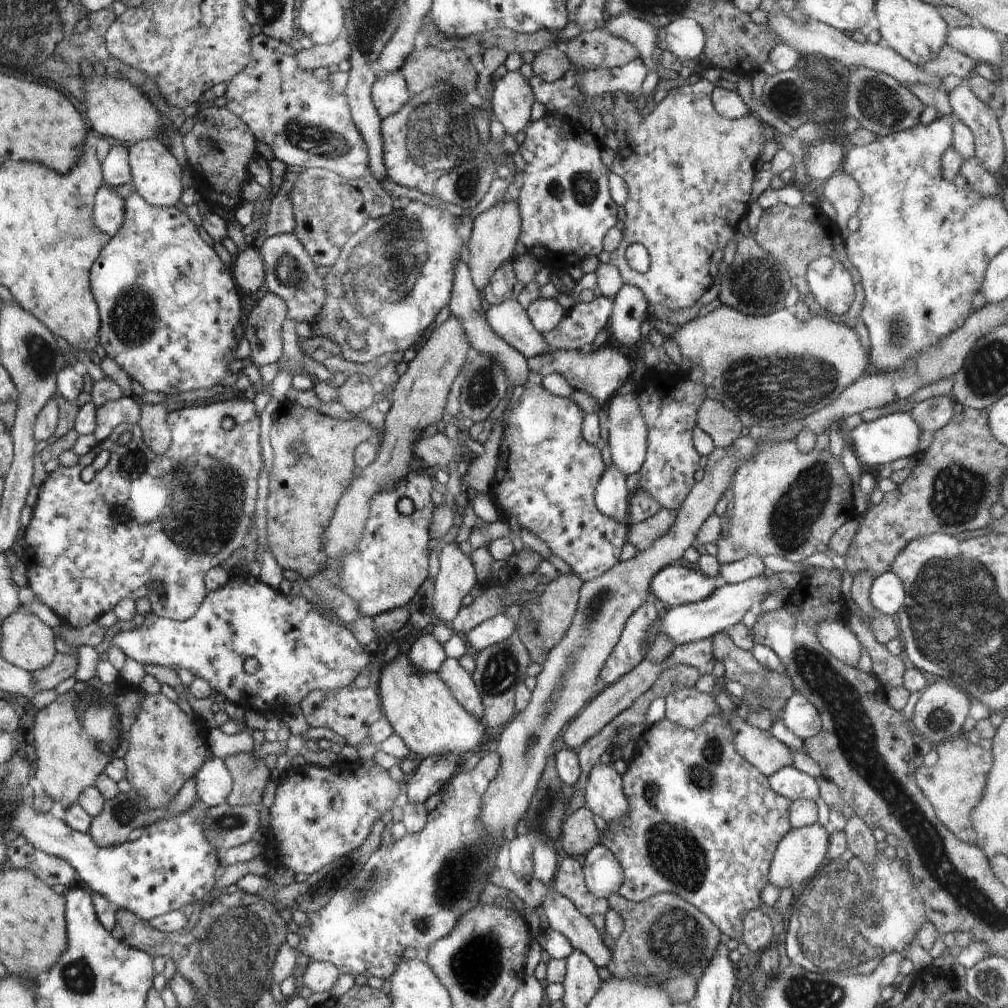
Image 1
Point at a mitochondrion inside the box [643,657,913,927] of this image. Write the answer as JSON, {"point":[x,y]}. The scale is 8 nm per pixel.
{"point":[771,690]}

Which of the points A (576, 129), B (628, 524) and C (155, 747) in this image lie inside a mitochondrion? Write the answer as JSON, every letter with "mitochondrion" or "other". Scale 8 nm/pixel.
{"A":"other","B":"other","C":"other"}

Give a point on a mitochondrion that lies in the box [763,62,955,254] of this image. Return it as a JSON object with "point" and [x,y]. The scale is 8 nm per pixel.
{"point":[877,101]}

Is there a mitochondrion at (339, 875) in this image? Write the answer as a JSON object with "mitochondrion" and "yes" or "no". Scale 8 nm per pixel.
{"mitochondrion":"yes"}

